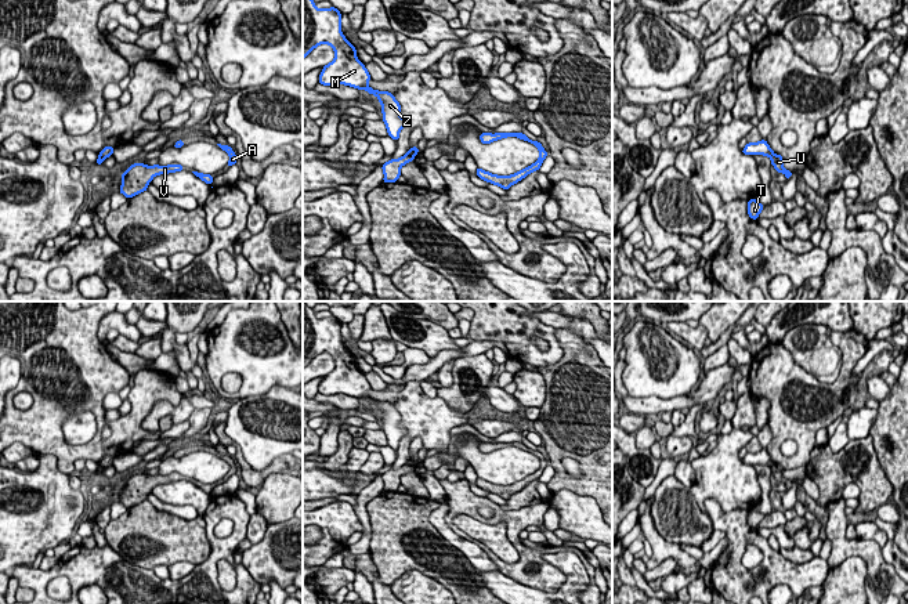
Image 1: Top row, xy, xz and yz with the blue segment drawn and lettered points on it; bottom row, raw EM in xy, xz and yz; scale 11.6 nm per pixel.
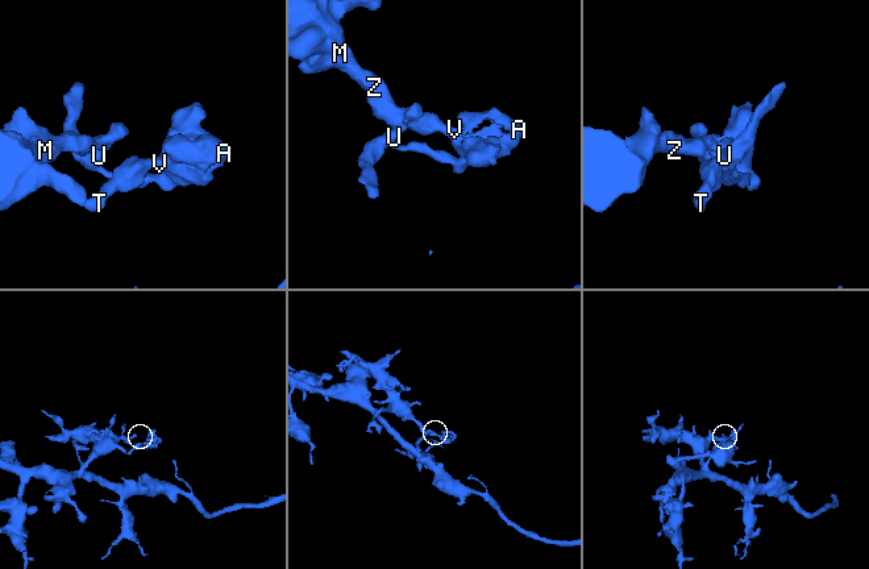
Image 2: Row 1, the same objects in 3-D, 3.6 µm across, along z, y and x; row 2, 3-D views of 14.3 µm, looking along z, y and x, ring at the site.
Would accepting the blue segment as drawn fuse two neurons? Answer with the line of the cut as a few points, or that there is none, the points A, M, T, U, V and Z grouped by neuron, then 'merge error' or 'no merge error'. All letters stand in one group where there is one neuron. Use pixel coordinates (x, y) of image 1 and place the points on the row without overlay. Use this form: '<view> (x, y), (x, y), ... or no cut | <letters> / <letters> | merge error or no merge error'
yz (774, 463), (770, 466) | A T U V / M Z | merge error

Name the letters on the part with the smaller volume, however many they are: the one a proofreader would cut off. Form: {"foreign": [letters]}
{"foreign": ["A", "T", "U", "V"]}

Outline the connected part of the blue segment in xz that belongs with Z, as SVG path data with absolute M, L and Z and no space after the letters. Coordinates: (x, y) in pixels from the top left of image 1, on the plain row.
M303 301L303 368L319 354L329 354L334 359L334 369L323 376L319 394L346 394L376 405L388 446L398 451L399 441L406 435L406 430L399 426L401 415L391 402L377 401L366 394L372 387L365 373L357 368L355 357L341 343L340 329L337 318L316 318L314 310Z

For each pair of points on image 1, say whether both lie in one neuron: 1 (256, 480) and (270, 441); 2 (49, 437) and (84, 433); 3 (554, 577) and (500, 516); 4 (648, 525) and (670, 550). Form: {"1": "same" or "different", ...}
{"1": "different", "2": "different", "3": "same", "4": "same"}

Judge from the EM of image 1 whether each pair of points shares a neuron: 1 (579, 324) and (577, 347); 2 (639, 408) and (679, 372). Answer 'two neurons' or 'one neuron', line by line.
1: two neurons
2: two neurons

